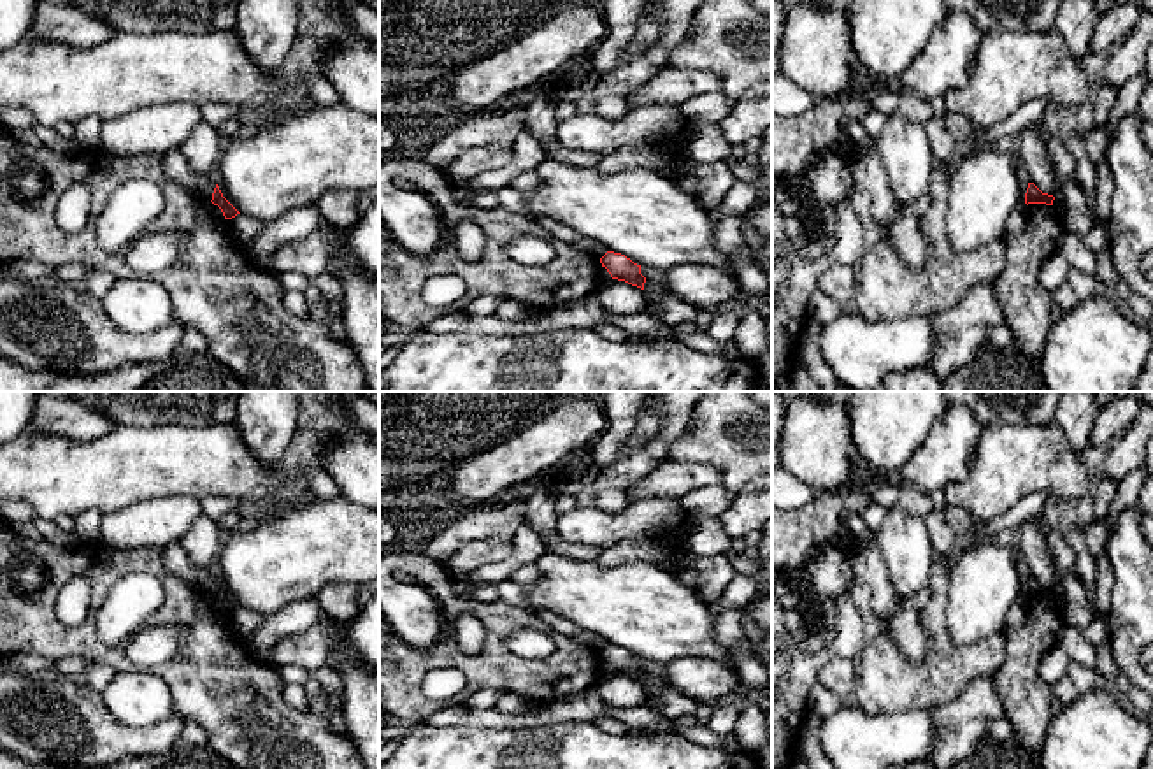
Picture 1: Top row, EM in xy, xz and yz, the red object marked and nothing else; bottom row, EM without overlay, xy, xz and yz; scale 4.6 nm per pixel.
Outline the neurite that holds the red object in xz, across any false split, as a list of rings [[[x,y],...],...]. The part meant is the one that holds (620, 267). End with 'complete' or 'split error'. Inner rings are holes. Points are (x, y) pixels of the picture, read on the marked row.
[[[607,251],[600,258],[602,267],[607,269],[612,279],[625,281],[644,290],[646,277],[641,274],[641,265],[634,263],[621,253]]]; complete

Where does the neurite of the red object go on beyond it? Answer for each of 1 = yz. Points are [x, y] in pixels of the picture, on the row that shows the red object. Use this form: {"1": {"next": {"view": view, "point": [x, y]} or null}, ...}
{"1": {"next": null}}

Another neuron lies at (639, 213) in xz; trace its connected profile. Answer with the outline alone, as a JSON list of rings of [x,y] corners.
[[[544,158],[534,172],[541,188],[523,193],[532,214],[548,216],[574,228],[581,237],[621,253],[641,267],[667,270],[679,265],[711,265],[735,274],[734,262],[714,246],[714,223],[709,211],[667,176],[649,169],[604,174],[595,167],[574,167]]]

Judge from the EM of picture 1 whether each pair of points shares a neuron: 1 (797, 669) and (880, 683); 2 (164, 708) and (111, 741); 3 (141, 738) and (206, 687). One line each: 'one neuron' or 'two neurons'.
1: two neurons
2: two neurons
3: two neurons

